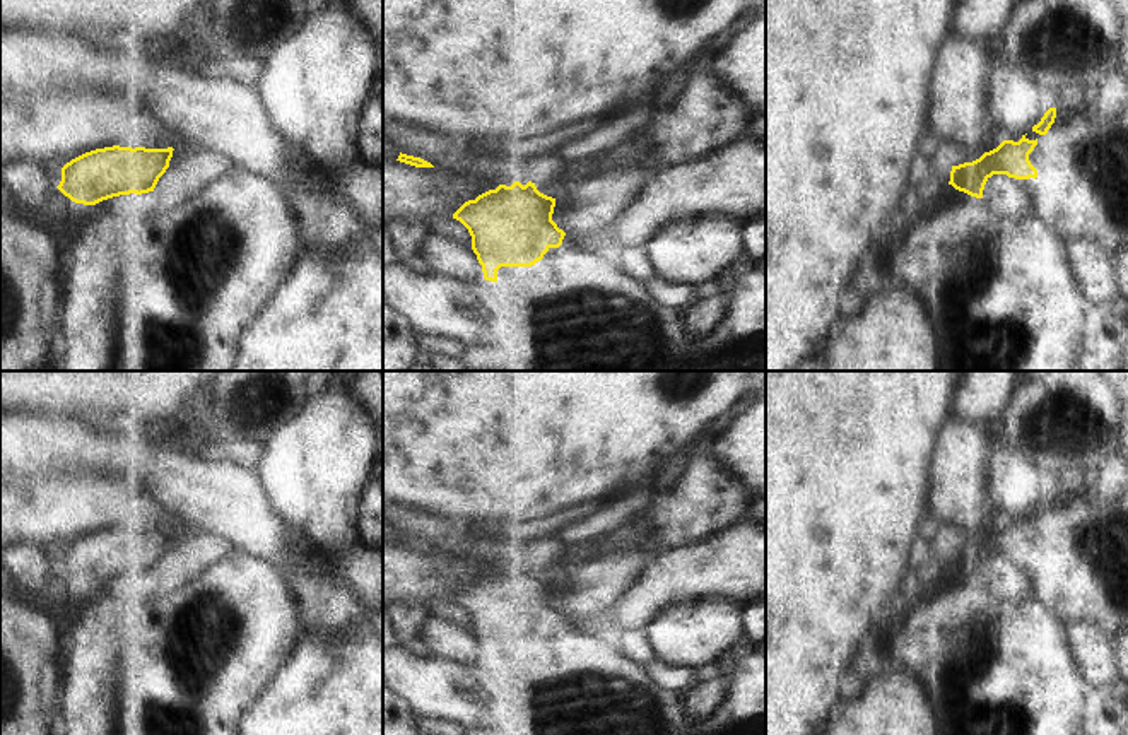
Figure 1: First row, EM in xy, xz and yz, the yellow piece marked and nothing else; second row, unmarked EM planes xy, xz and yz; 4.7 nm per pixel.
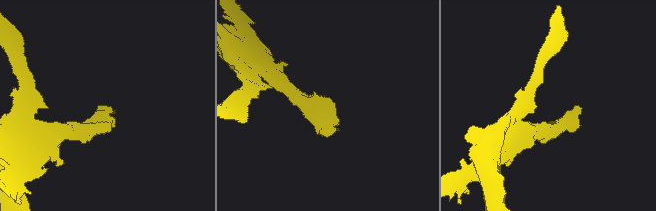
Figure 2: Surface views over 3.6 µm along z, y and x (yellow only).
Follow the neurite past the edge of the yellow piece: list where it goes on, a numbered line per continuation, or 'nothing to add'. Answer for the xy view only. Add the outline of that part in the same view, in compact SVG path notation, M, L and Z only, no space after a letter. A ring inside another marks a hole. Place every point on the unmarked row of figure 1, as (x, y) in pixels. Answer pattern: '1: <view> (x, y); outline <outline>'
nothing to add

